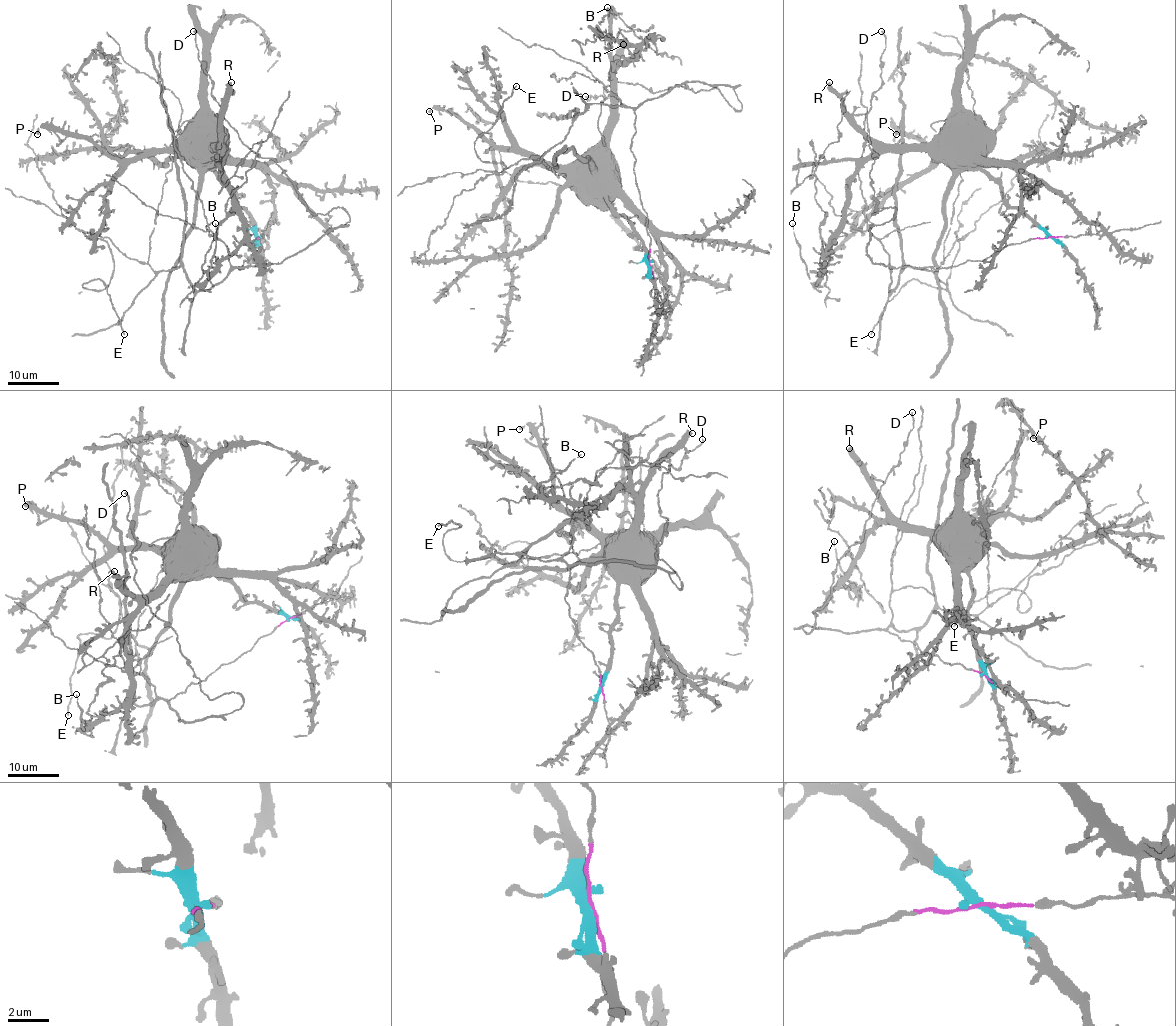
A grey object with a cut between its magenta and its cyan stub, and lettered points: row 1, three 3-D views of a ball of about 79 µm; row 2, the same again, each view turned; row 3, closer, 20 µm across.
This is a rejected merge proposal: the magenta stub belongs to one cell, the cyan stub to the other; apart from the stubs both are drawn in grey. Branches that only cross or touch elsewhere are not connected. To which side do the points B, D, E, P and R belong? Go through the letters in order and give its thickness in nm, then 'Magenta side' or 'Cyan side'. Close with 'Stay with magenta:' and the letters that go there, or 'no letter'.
B: Thickness 100 nm. Cyan side
D: Thickness 180 nm. Magenta side
E: Thickness 160 nm. Magenta side
P: Thickness 360 nm. Cyan side
R: Thickness 440 nm. Cyan side
Stay with magenta: D, E

